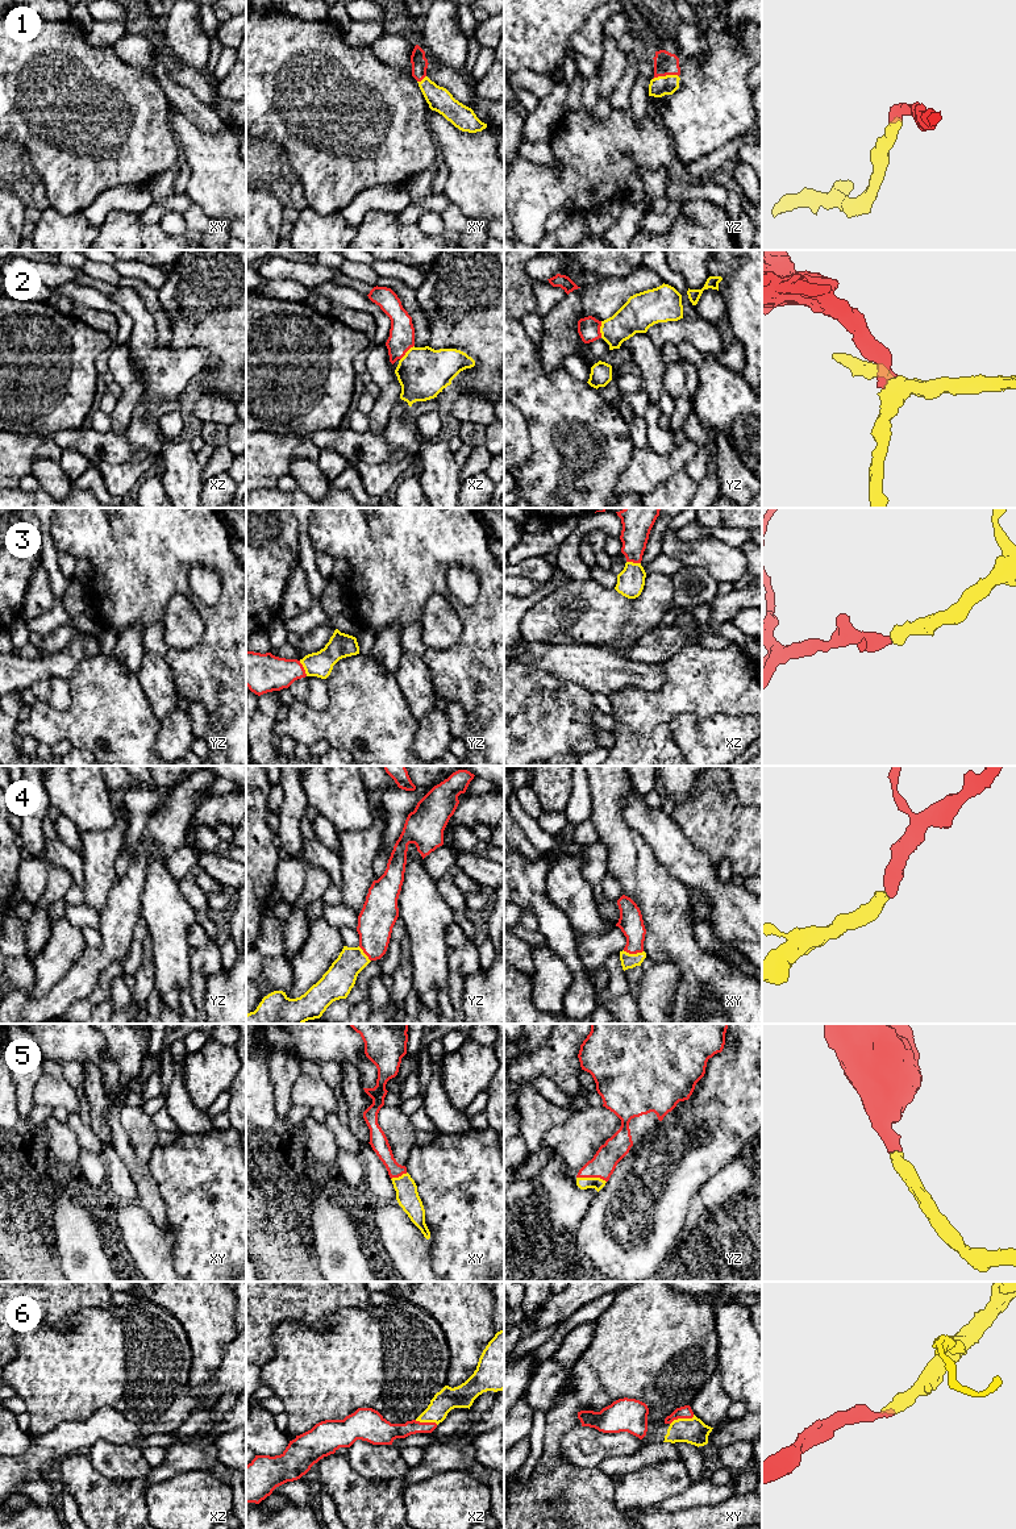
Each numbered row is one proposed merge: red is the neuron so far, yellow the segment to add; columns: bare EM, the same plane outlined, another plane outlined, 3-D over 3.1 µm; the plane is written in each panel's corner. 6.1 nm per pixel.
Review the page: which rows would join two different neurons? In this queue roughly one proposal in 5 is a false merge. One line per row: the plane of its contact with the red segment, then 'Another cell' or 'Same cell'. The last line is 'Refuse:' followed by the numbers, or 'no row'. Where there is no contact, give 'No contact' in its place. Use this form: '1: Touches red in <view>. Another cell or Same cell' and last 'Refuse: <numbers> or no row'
1: Touches red in yz. Same cell
2: Touches red in yz. Same cell
3: Touches red in yz. Same cell
4: Touches red in xy. Same cell
5: Touches red in yz. Same cell
6: Touches red in xy. Same cell
Refuse: no row

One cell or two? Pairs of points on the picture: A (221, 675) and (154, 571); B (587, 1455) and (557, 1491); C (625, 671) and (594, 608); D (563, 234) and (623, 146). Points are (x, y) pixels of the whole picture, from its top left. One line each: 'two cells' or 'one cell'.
A: one cell
B: two cells
C: two cells
D: two cells

